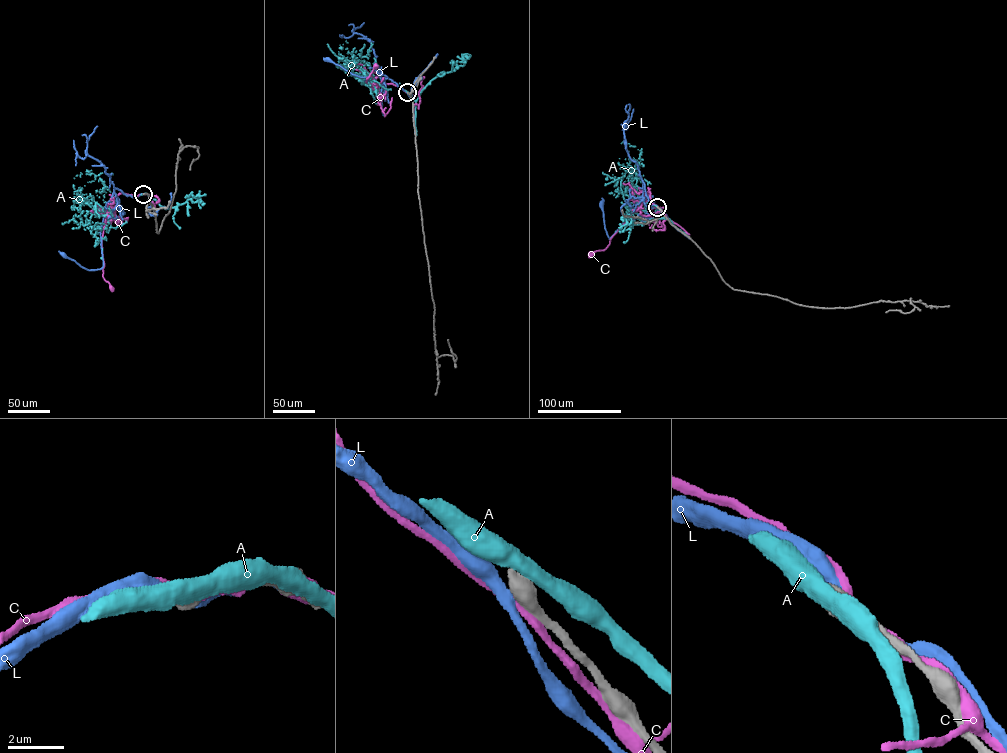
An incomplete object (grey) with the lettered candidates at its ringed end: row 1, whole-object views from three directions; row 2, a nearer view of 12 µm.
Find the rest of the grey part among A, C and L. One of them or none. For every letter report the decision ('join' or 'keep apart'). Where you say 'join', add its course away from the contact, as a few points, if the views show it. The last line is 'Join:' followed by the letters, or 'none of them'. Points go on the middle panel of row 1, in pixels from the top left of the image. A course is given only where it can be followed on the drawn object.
A: keep apart
C: keep apart
L: keep apart
Join: none of them

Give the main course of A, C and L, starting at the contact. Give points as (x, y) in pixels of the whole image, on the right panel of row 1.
A: (657, 207), (647, 203), (653, 198), (637, 192), (637, 180), (628, 170), (641, 151), (629, 144)
C: (658, 207), (651, 202), (650, 191), (646, 192), (605, 249), (590, 254)
L: (658, 207), (648, 200), (642, 181), (642, 195), (610, 239), (601, 204)

